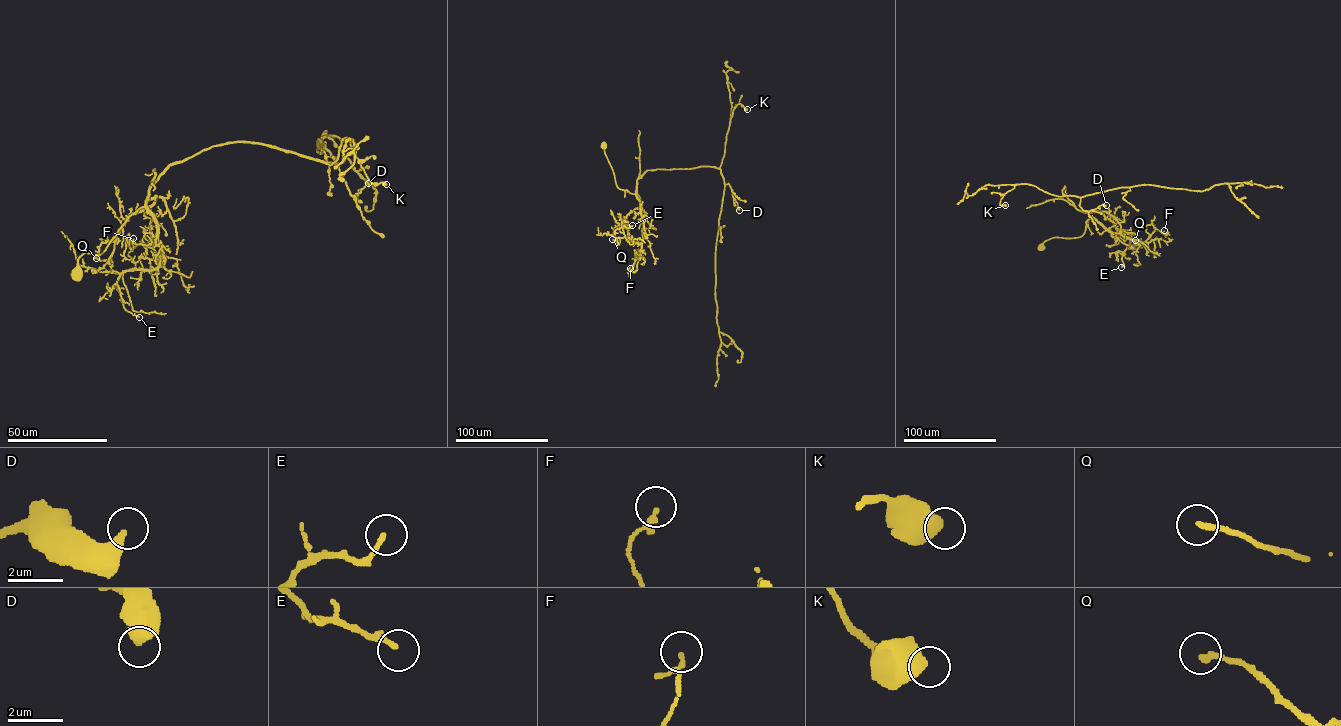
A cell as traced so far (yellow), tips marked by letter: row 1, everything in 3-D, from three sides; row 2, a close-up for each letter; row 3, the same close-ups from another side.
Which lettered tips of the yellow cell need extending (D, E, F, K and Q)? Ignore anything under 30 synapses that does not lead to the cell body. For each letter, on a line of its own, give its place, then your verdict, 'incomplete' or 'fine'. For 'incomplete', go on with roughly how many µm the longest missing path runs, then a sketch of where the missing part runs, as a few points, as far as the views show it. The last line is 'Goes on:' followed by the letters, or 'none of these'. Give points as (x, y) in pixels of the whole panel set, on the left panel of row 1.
D: (368, 183) | fine
E: (139, 317) | fine
F: (133, 238) | fine
K: (386, 184) | fine
Q: (96, 258) | fine
Goes on: none of these

